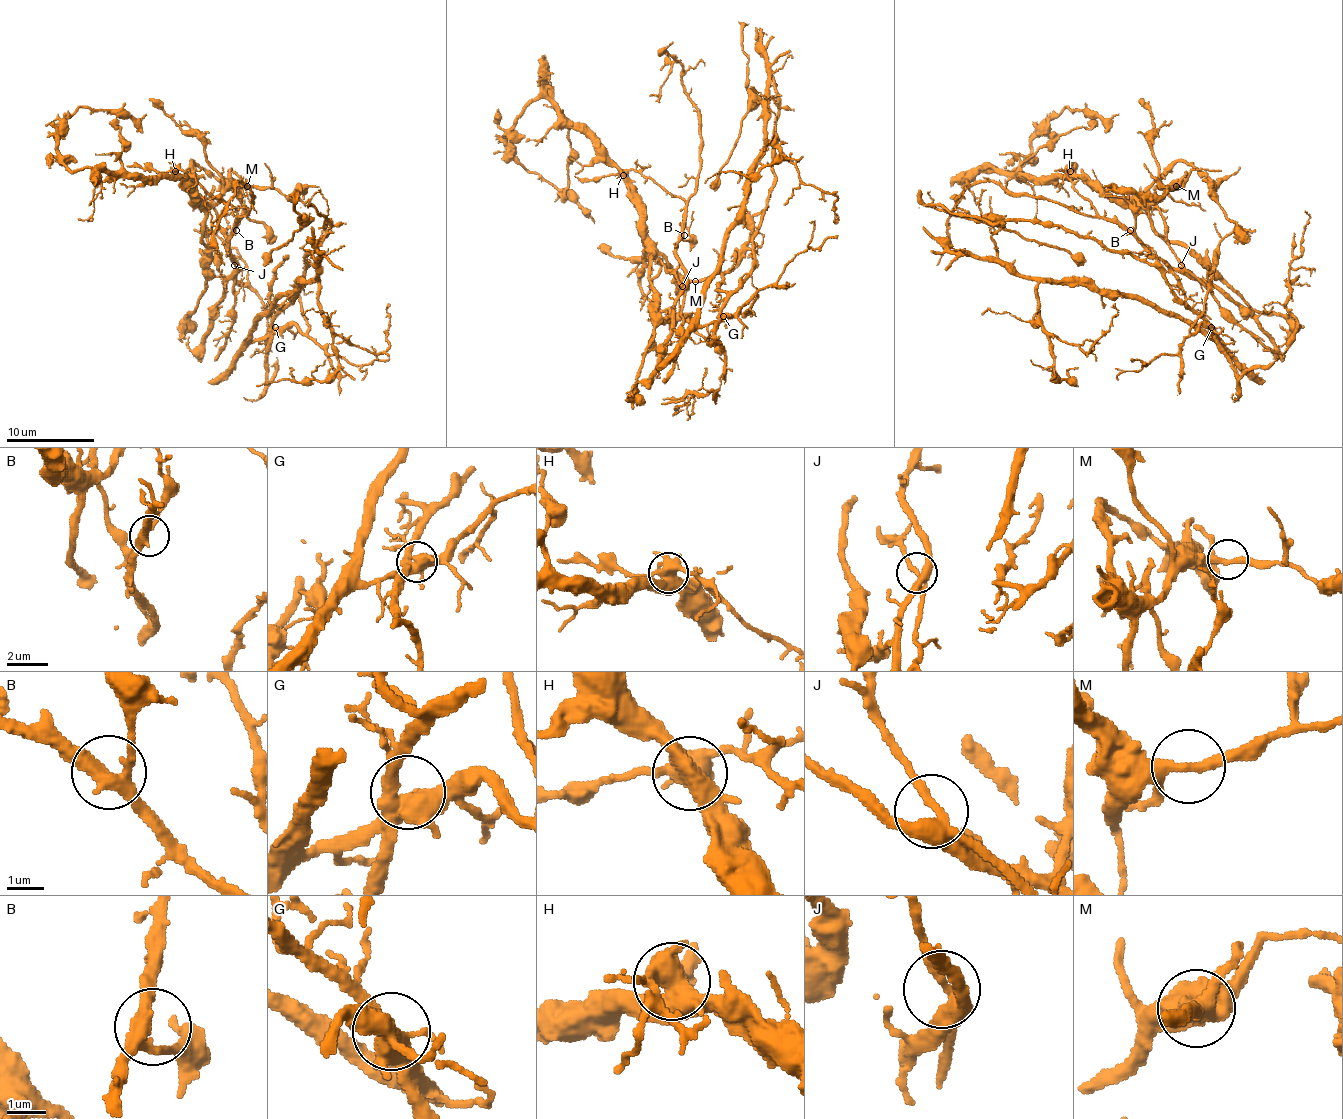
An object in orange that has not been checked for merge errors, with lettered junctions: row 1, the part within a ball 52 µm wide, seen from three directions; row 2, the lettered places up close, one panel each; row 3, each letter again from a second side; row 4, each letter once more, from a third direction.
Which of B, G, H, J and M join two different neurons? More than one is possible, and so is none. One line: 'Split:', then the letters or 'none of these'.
Split: H

